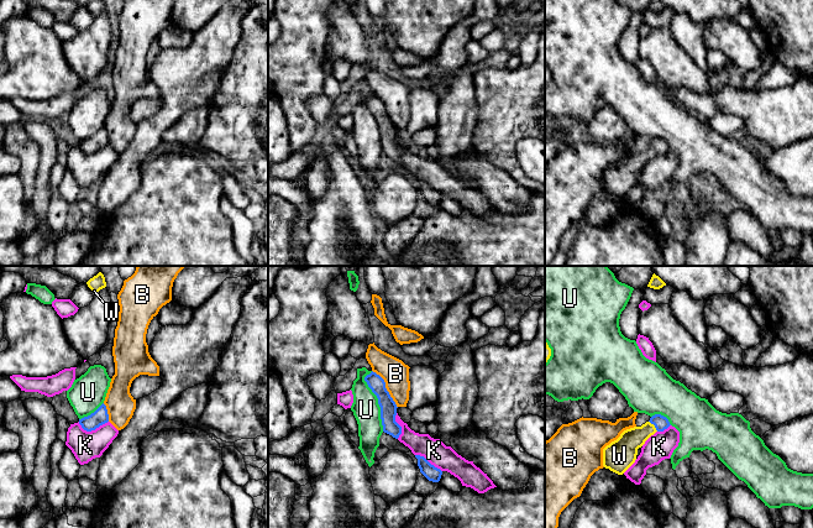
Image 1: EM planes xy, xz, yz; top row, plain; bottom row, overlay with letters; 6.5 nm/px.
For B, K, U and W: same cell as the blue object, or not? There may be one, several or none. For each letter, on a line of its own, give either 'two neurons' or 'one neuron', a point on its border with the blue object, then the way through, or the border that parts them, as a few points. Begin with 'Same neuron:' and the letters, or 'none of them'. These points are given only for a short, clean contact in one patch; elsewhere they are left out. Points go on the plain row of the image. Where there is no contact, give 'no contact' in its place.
Same neuron: W
B: two neurons | xz (386, 111) | along xz (372, 93), (383, 103), (384, 110), (397, 130)
K: two neurons | xy (93, 152)
U: two neurons | xz (378, 124) | along xz (371, 94), (365, 100), (365, 104), (377, 121), (383, 153)
W: one neuron | yz (654, 147) | across yz (660, 145), (654, 147), (639, 157), (624, 172)

